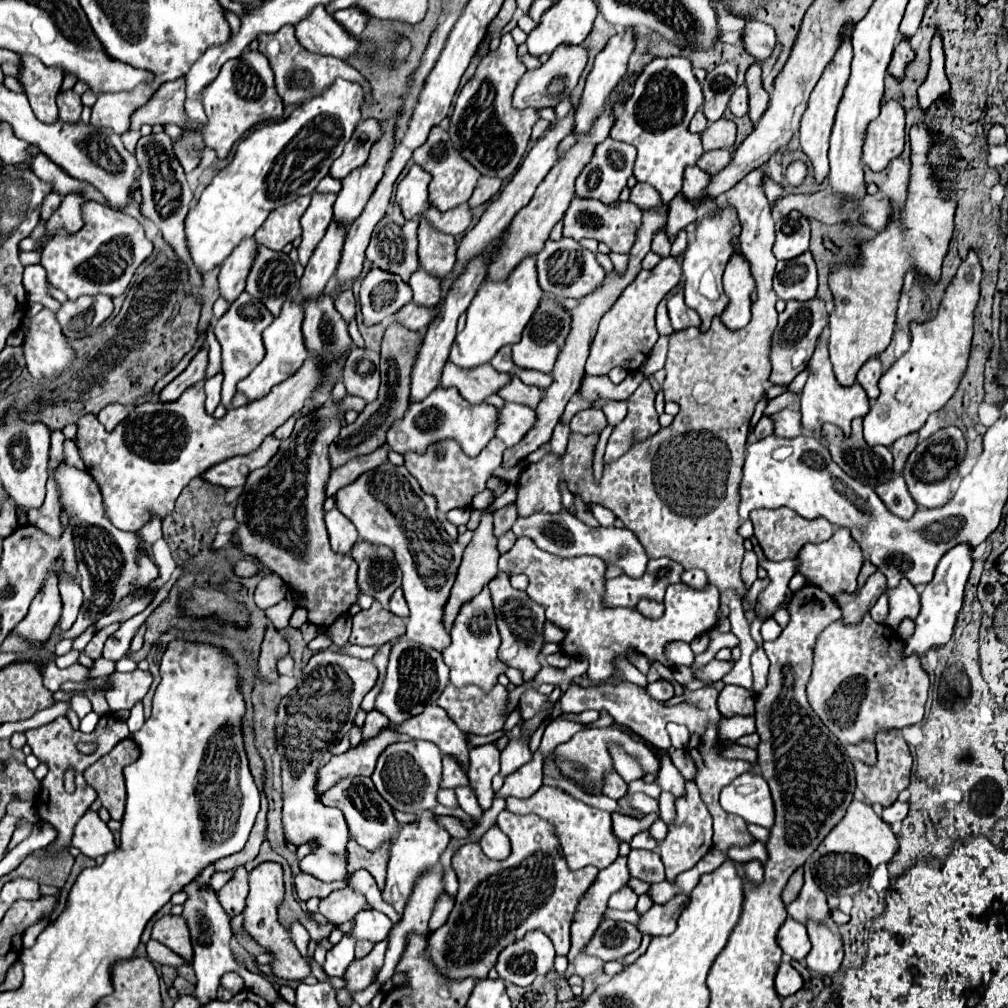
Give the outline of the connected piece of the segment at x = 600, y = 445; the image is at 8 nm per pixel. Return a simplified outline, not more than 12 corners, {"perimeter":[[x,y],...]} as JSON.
{"perimeter":[[613,426],[601,432],[594,453],[594,477],[602,476],[603,456]]}

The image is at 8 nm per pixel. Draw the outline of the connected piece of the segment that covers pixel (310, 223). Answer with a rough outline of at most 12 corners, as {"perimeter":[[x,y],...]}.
{"perimeter":[[312,193],[298,261],[308,263],[332,221],[334,193]]}

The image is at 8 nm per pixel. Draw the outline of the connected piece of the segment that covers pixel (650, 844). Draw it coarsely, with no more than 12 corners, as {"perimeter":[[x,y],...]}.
{"perimeter":[[650,831],[634,835],[630,847],[656,849]]}

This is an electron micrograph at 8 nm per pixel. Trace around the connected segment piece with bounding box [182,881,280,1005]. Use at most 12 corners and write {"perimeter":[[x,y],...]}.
{"perimeter":[[192,881],[184,919],[194,945],[202,1005],[216,999],[220,977],[234,971],[268,1003],[278,991],[236,963],[230,917],[214,891]]}

